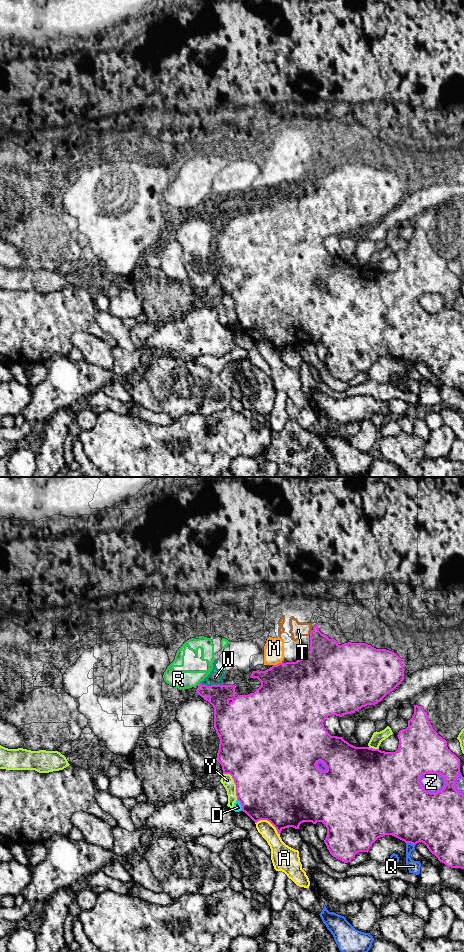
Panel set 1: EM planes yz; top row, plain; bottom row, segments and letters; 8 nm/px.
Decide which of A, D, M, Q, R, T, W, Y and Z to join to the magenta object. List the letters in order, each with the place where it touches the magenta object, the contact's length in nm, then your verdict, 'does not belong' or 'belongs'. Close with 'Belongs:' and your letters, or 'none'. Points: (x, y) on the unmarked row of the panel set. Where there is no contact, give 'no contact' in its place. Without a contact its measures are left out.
A: contact yz (268, 340); length 220 nm; does not belong
D: contact yz (241, 325); length 100 nm; does not belong
M: contact yz (277, 184); length 80 nm; does not belong
Q: contact yz (410, 362); length 80 nm; does not belong
R: contact yz (198, 204); length 40 nm; does not belong
T: contact yz (310, 152); length 40 nm; does not belong
W: contact yz (211, 205); length 180 nm; does not belong
Y: contact yz (235, 304); length 240 nm; does not belong
Z: contact yz (434, 292); length 240 nm; does not belong
Belongs: none

